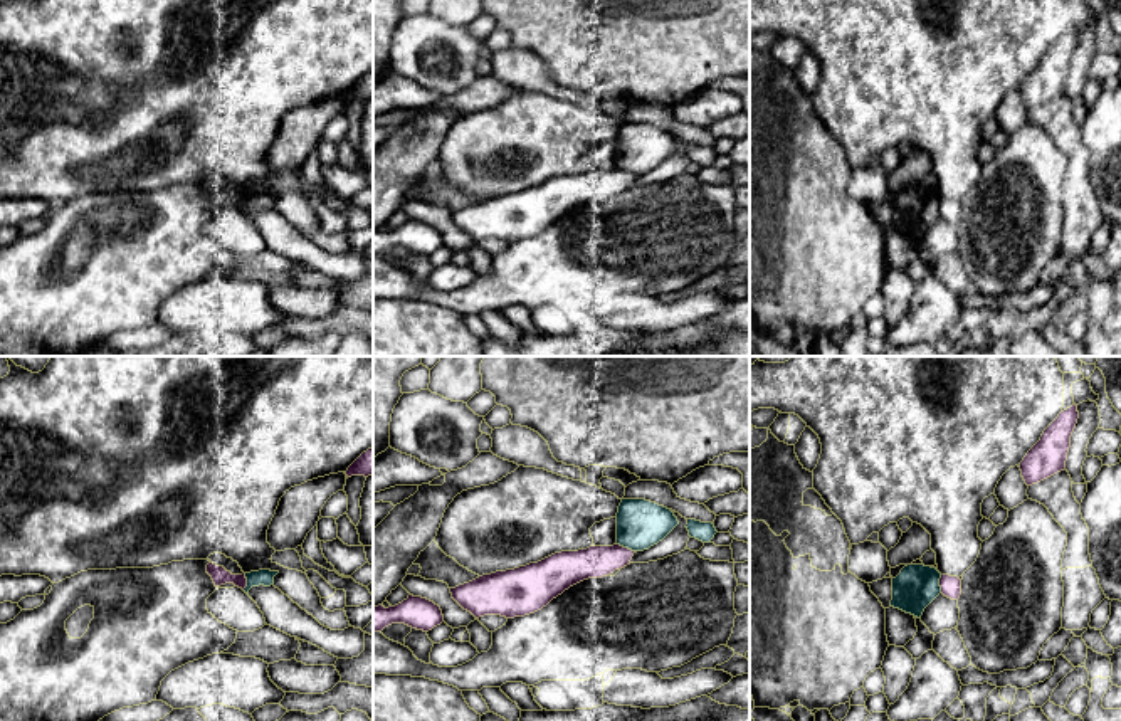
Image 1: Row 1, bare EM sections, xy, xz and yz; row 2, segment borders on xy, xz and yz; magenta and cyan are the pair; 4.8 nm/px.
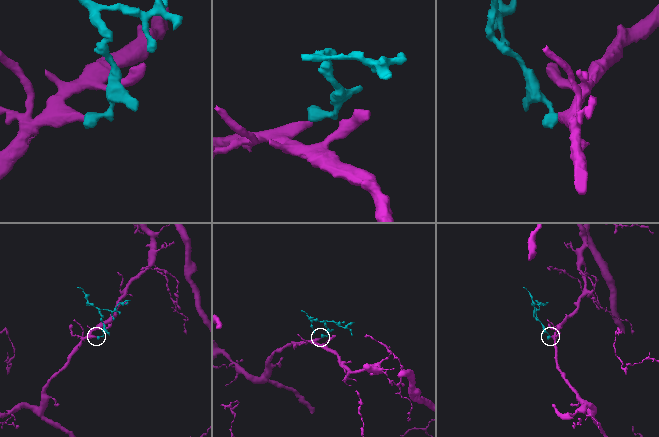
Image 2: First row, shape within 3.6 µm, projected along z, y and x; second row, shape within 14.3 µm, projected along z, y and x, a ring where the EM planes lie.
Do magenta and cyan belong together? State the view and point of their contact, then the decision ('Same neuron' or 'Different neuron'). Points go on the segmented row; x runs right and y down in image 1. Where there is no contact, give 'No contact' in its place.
Touches magenta at xz (626, 548). Different neuron

